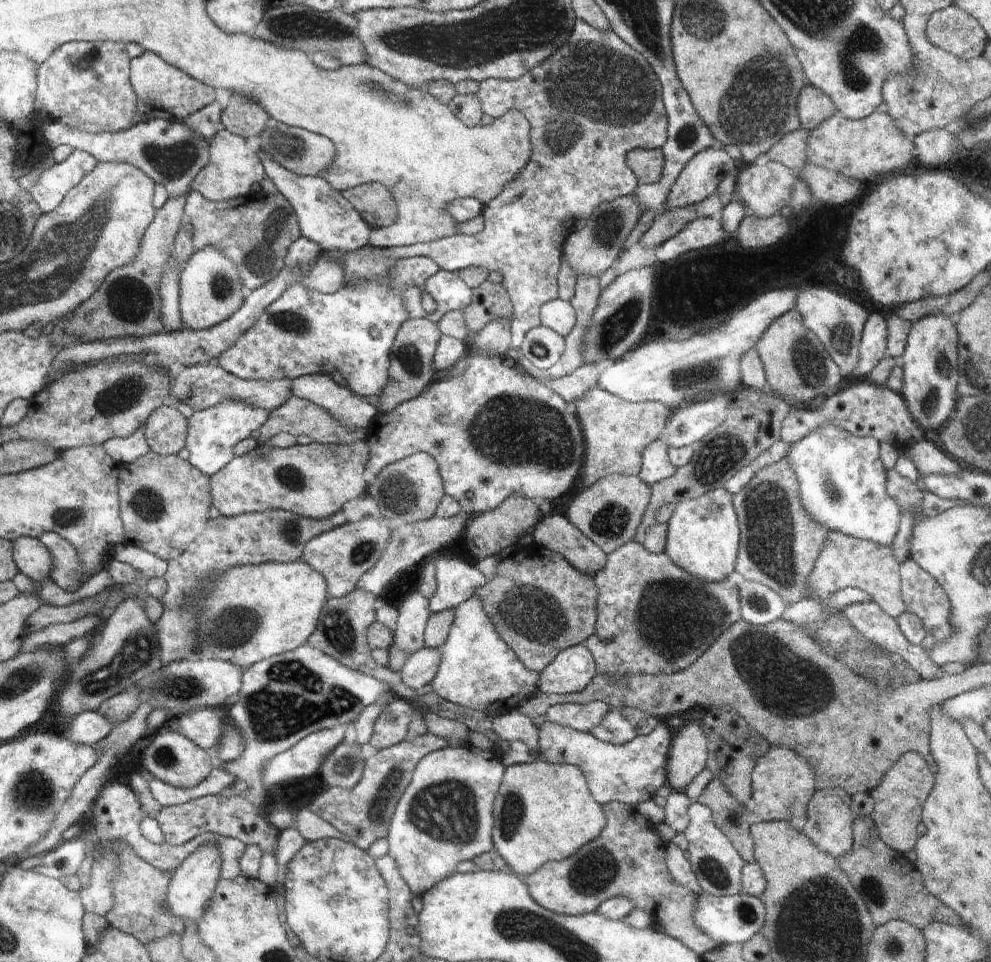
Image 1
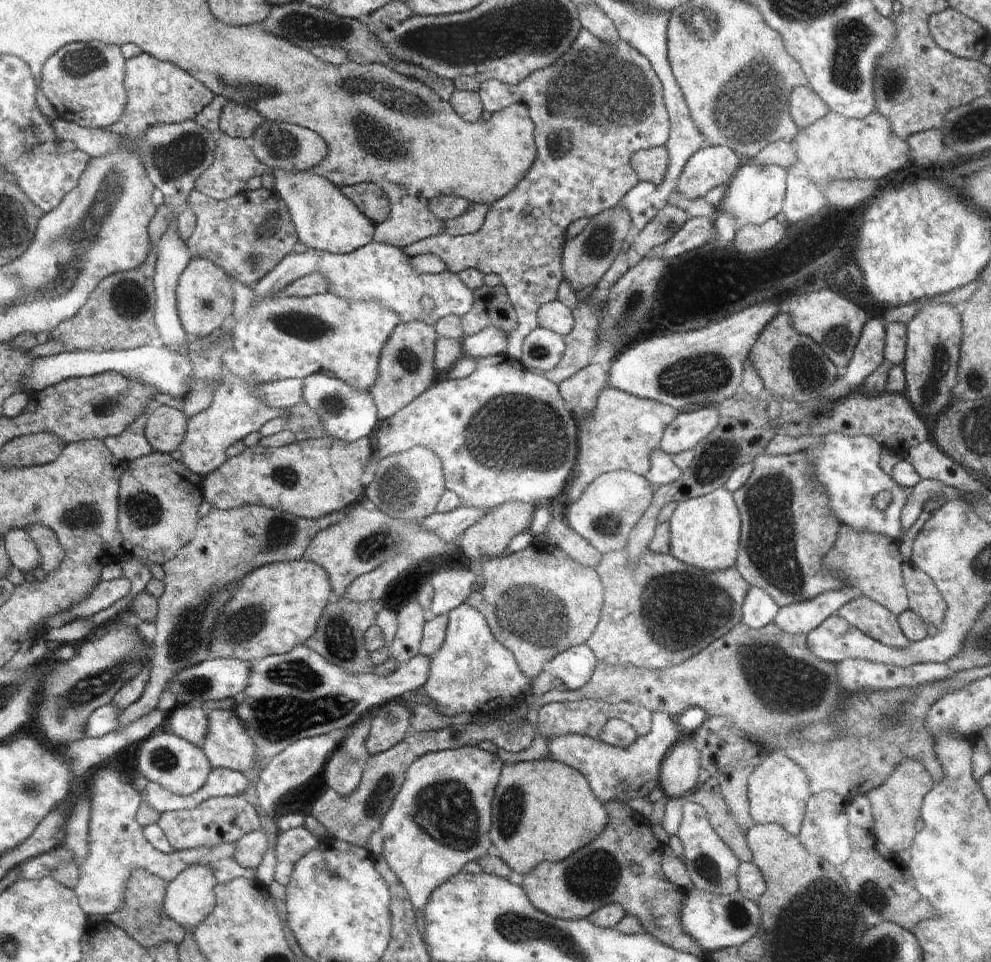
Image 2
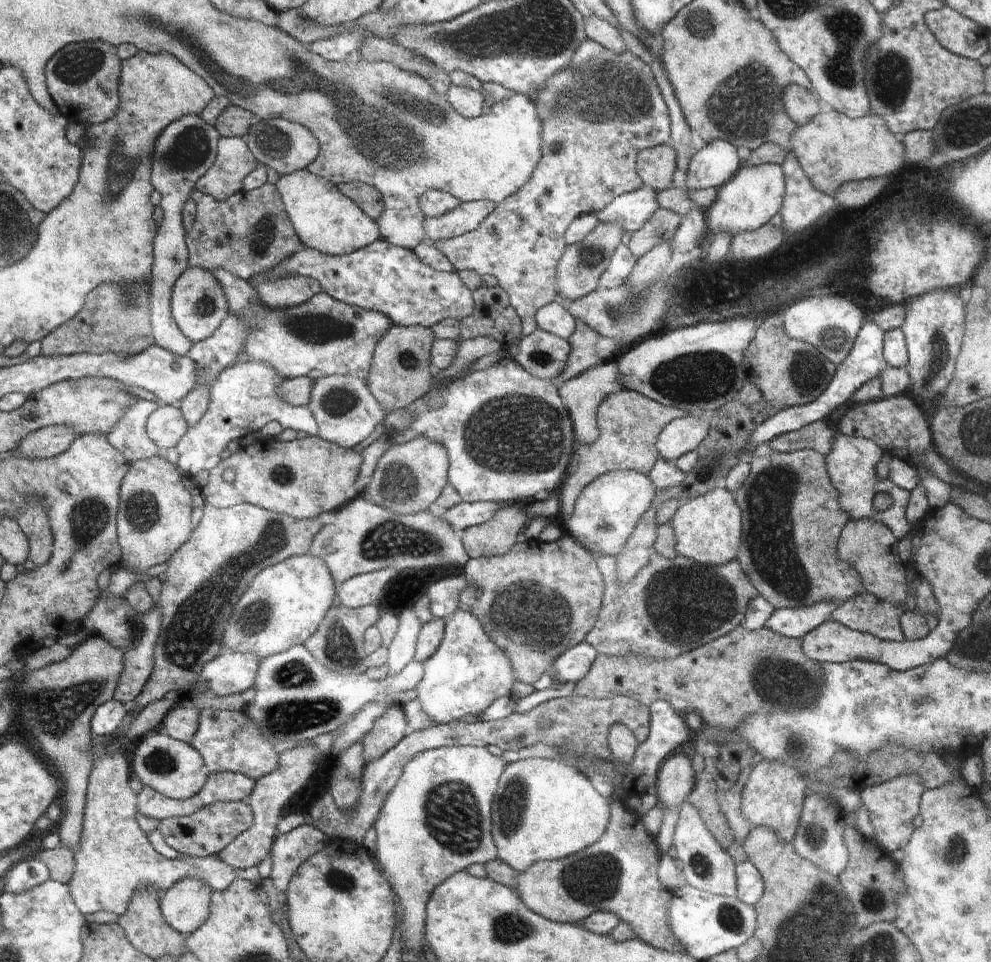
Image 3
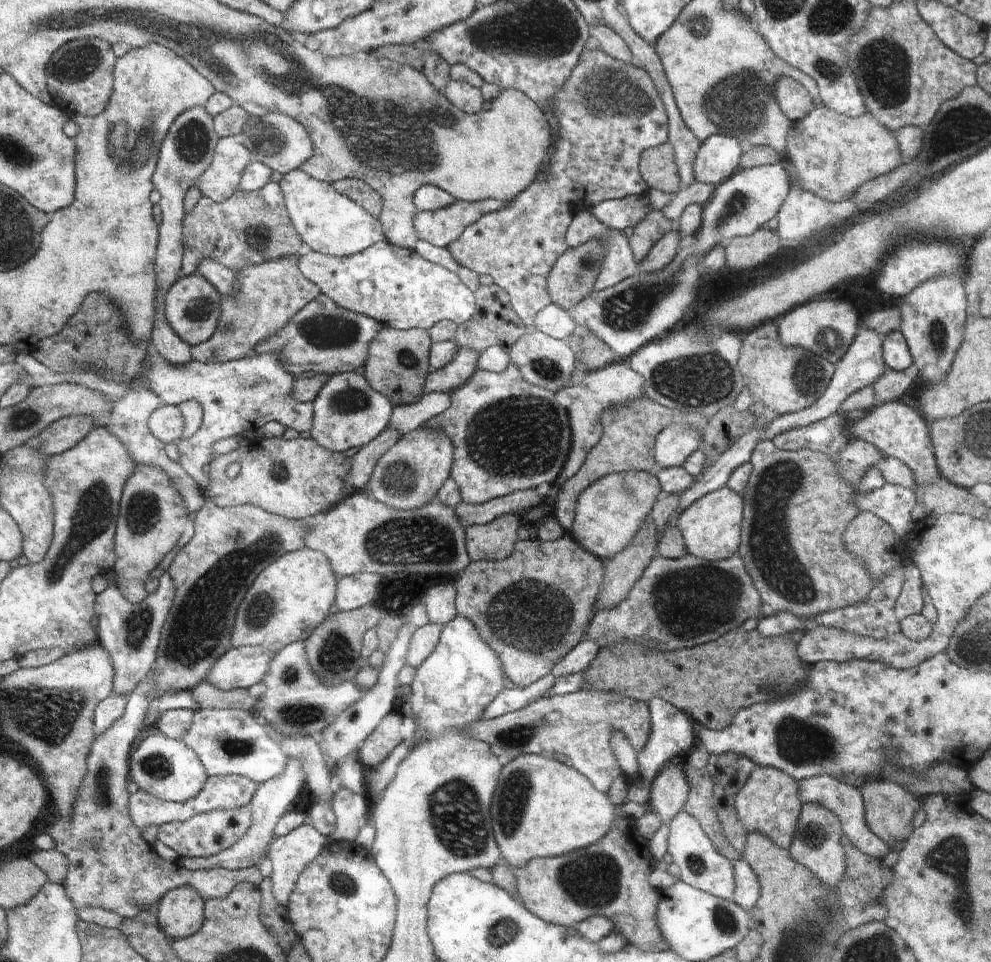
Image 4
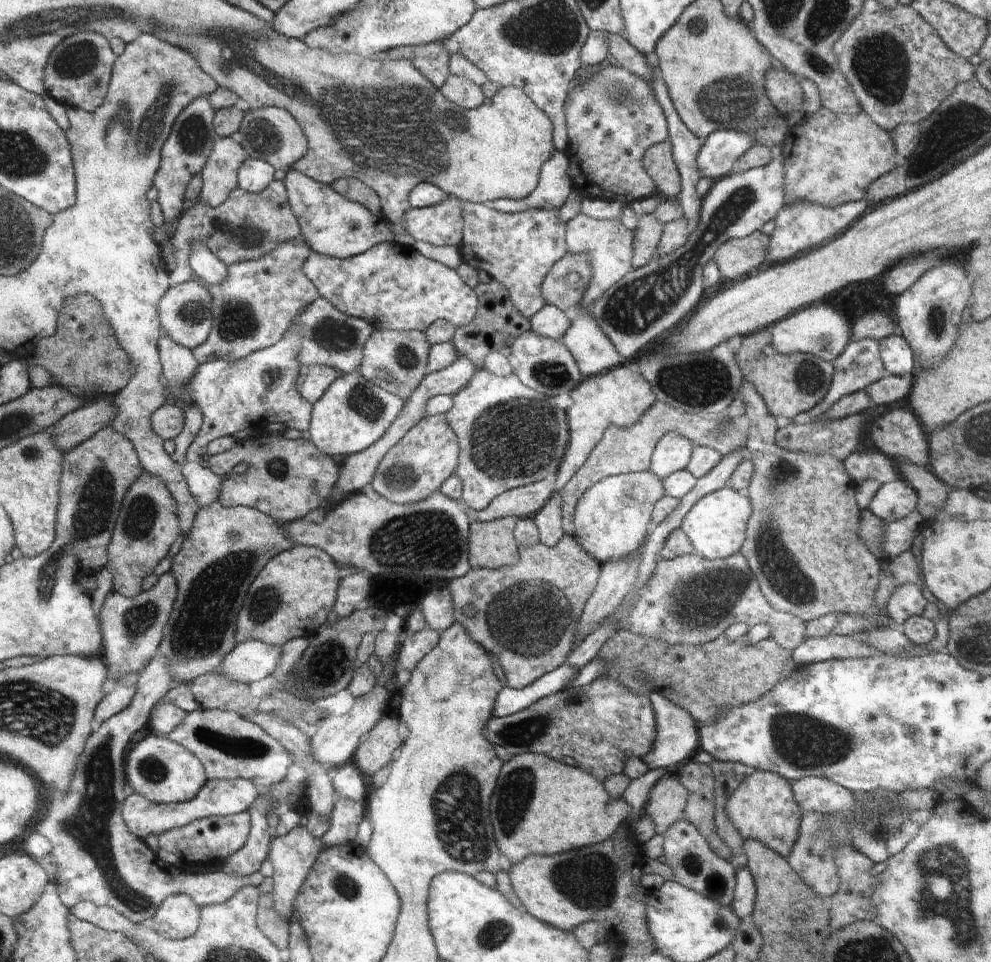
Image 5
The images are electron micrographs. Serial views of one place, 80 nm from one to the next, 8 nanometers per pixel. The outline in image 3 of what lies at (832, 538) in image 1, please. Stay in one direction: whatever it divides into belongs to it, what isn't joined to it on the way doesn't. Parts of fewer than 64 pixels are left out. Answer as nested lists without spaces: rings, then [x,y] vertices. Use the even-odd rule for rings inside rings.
[[[869,518],[861,521],[848,520],[837,542],[837,555],[842,562],[848,563],[857,571],[863,592],[868,592],[877,599],[889,602],[904,611],[909,598],[906,578],[908,564],[900,559],[898,542],[899,539],[889,528]]]

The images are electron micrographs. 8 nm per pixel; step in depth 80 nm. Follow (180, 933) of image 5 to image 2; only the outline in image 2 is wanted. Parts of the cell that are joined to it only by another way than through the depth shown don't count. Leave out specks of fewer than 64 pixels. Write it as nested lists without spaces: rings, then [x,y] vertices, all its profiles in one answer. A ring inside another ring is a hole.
[[[194,863],[184,867],[165,888],[165,912],[174,919],[184,930],[192,930],[198,926],[213,910],[215,905],[214,889],[217,885],[215,872],[206,863]]]

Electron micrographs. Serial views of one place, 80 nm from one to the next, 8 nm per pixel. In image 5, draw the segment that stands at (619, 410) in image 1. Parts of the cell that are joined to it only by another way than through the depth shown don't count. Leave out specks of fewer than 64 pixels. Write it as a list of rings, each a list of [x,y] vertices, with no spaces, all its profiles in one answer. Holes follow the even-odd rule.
[[[656,401],[651,407],[648,407],[642,414],[636,419],[636,422],[632,424],[626,425],[625,427],[619,427],[616,425],[610,425],[604,431],[603,437],[600,439],[600,442],[592,449],[588,460],[580,467],[580,470],[576,472],[576,474],[568,481],[568,484],[559,491],[559,499],[561,502],[562,509],[562,524],[563,531],[565,534],[569,534],[573,536],[574,530],[574,519],[573,514],[575,511],[576,503],[578,499],[582,496],[582,493],[590,488],[596,482],[601,481],[603,478],[618,475],[622,473],[633,473],[638,471],[648,471],[651,463],[651,456],[654,452],[656,444],[660,440],[660,437],[663,434],[666,434],[670,431],[679,432],[681,435],[684,435],[686,438],[689,438],[694,446],[702,446],[708,447],[712,450],[718,451],[720,455],[727,455],[729,452],[736,450],[737,448],[744,447],[744,442],[746,438],[744,434],[741,434],[737,431],[735,424],[731,420],[731,424],[726,427],[727,433],[722,437],[715,437],[715,430],[721,429],[723,426],[722,422],[718,422],[717,419],[721,419],[721,417],[717,417],[716,420],[708,420],[699,414],[690,414],[685,412],[680,412],[663,402]]]

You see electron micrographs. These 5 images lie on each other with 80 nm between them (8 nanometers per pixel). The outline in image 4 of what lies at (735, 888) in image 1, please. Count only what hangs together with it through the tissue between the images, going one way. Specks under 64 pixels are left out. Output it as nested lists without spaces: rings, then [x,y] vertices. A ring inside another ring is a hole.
[[[684,808],[669,822],[667,839],[667,851],[672,854],[672,860],[680,870],[680,880],[711,895],[729,901],[733,900],[735,874],[731,860],[716,850],[714,843],[706,836],[698,820]]]

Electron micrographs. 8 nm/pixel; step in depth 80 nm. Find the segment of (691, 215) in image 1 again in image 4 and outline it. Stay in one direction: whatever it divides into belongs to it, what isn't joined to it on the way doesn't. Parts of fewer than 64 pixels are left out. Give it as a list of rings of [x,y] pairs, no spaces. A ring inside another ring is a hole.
[[[661,210],[650,212],[633,228],[629,237],[636,264],[645,258],[646,253],[666,234],[676,228],[676,222],[668,219]]]

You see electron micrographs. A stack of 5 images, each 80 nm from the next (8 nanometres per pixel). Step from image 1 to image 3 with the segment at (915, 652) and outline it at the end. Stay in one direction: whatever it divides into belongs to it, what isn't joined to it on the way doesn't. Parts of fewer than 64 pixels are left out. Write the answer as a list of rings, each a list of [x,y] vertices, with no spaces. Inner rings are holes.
[[[862,591],[838,605],[829,619],[881,641],[901,643],[905,640],[899,621],[902,613],[902,610],[889,602]]]

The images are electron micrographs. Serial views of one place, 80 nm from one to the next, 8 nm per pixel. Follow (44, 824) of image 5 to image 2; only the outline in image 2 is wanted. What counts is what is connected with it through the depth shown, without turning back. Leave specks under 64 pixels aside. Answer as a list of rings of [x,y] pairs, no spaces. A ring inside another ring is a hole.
[[[113,761],[103,764],[90,776],[89,852],[79,868],[78,884],[73,891],[79,905],[89,917],[104,917],[122,910],[125,903],[126,883],[134,870],[146,869],[168,884],[184,867],[206,863],[215,872],[218,883],[229,883],[237,878],[256,878],[255,870],[242,868],[234,858],[235,843],[225,842],[213,847],[160,852],[145,836],[137,821],[141,794],[128,779],[121,776],[119,765]]]

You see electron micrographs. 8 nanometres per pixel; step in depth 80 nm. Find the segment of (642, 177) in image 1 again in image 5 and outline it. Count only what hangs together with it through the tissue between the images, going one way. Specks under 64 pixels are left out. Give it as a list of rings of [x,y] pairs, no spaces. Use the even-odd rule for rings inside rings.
[[[669,141],[652,145],[645,152],[643,166],[660,195],[666,200],[679,196],[681,178],[673,162],[673,150]]]

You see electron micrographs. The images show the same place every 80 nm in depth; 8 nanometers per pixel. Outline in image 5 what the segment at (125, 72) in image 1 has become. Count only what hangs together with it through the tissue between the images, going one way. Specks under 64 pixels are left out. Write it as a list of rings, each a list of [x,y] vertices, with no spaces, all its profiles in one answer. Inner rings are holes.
[[[82,30],[66,37],[50,53],[46,63],[44,86],[47,94],[64,106],[93,113],[107,95],[116,57],[109,40],[102,35]]]

